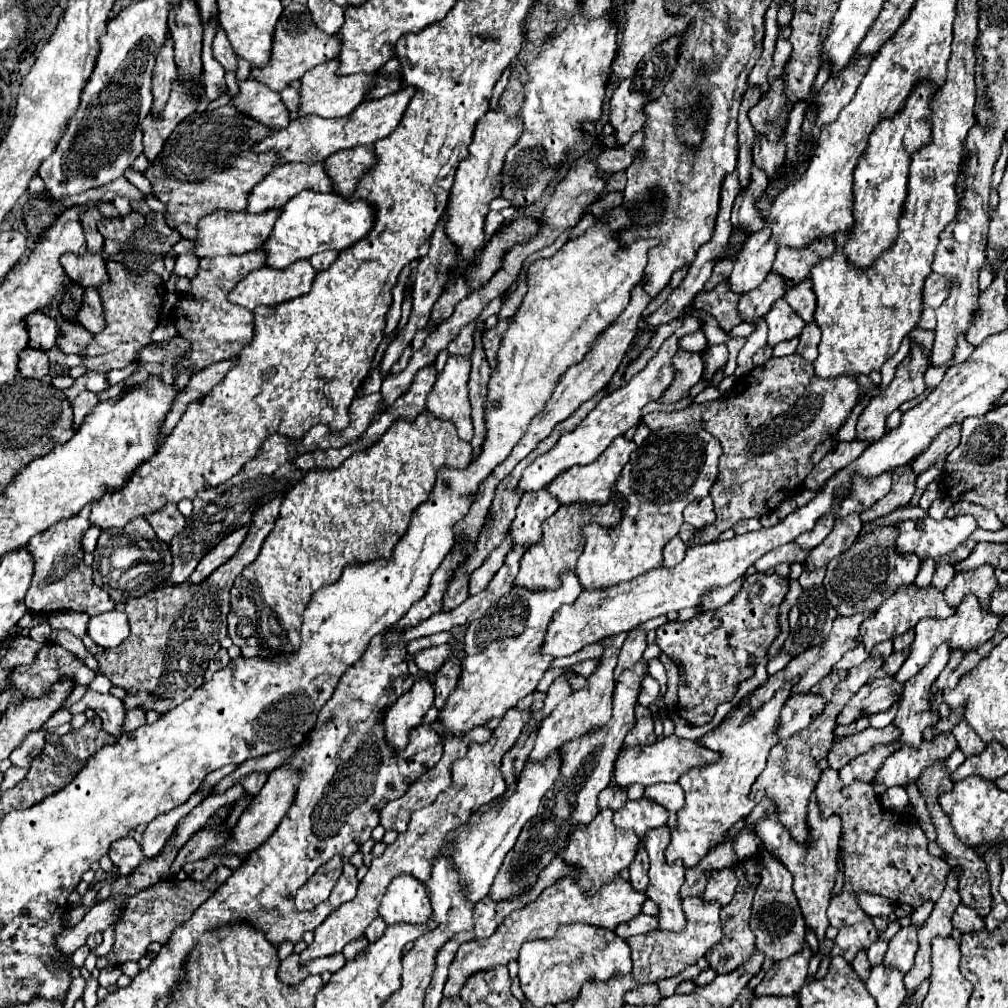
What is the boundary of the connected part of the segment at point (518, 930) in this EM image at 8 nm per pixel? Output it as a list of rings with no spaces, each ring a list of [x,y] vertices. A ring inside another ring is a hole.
[[[569,874],[567,878],[559,880],[557,884],[545,888],[535,902],[527,904],[521,910],[511,912],[511,916],[507,916],[507,920],[487,940],[471,940],[471,942],[461,944],[455,960],[451,962],[443,996],[447,996],[447,998],[459,996],[461,986],[465,984],[465,980],[471,974],[485,970],[485,968],[499,966],[499,964],[509,964],[511,960],[515,960],[523,940],[551,938],[559,924],[569,924],[569,922],[583,922],[583,924],[593,924],[593,926],[603,926],[603,928],[613,930],[619,924],[641,914],[645,900],[647,900],[647,894],[635,892],[635,888],[631,888],[631,884],[627,880],[623,880],[621,876],[615,876],[615,880],[611,880],[611,884],[607,884],[607,888],[599,888],[599,892],[595,892],[595,896],[587,896],[587,892],[583,892],[579,888],[579,884],[575,884],[575,874]]]

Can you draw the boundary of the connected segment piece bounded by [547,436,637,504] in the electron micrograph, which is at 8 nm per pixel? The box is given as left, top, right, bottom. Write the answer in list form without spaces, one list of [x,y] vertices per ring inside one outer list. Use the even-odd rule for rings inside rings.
[[[623,436],[615,438],[615,442],[607,448],[607,452],[603,452],[595,462],[587,464],[587,466],[575,466],[569,468],[567,472],[561,472],[547,488],[553,496],[557,496],[563,504],[571,504],[571,502],[583,502],[583,504],[603,504],[609,502],[609,496],[613,494],[613,482],[617,480],[617,476],[621,474],[623,466],[629,460],[629,454],[637,448],[637,444],[633,440],[627,440]]]

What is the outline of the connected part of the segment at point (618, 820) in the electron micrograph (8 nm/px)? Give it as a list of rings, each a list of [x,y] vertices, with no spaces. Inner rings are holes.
[[[647,798],[627,800],[625,806],[615,812],[613,822],[619,828],[635,830],[639,840],[643,842],[643,836],[649,828],[659,828],[667,824],[667,810],[661,804],[655,804]]]

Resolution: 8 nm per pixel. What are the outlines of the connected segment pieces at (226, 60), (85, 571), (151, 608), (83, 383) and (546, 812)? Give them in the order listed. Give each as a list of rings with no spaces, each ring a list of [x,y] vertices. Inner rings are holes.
[[[217,28],[217,34],[213,38],[213,56],[225,70],[231,70],[231,72],[237,70],[237,56],[235,56],[223,28]]]
[[[87,504],[87,508],[79,512],[79,516],[73,516],[71,520],[63,520],[47,528],[39,536],[33,536],[31,542],[27,544],[27,550],[35,560],[31,588],[27,590],[27,596],[25,596],[27,610],[49,614],[49,612],[71,608],[75,612],[85,612],[89,616],[95,616],[115,608],[115,602],[111,600],[111,596],[99,586],[95,586],[91,578],[91,568],[85,566],[83,562],[81,538],[89,528],[89,514],[91,514],[91,504]]]
[[[277,496],[253,514],[249,532],[239,546],[239,552],[235,552],[227,564],[219,566],[205,582],[197,586],[163,586],[147,592],[141,598],[131,598],[125,602],[131,636],[123,640],[119,648],[109,648],[95,656],[99,662],[99,670],[95,670],[95,674],[105,674],[109,676],[111,684],[127,690],[127,696],[123,698],[125,710],[155,710],[159,716],[163,716],[187,700],[199,688],[199,684],[203,684],[207,664],[219,652],[219,642],[227,636],[231,584],[235,576],[239,576],[239,572],[243,572],[243,568],[257,558],[265,536],[271,532],[275,518],[279,516],[281,500],[283,496]]]
[[[85,372],[81,378],[77,378],[75,382],[73,382],[73,386],[71,388],[67,388],[67,390],[63,390],[63,394],[69,398],[69,400],[73,400],[79,392],[83,392],[83,390],[91,390],[91,392],[103,392],[103,390],[107,390],[109,386],[107,386],[107,382],[105,382],[105,374],[99,374],[99,372]]]
[[[643,660],[627,668],[627,672],[623,672],[615,684],[611,720],[603,728],[599,728],[599,732],[591,732],[591,736],[579,736],[579,740],[571,740],[571,744],[563,744],[561,774],[555,780],[555,784],[549,788],[549,792],[543,796],[539,804],[539,814],[531,818],[529,824],[523,826],[523,832],[517,844],[505,856],[505,862],[499,874],[495,876],[495,882],[489,892],[493,900],[503,900],[509,896],[523,894],[525,886],[527,884],[531,886],[531,882],[537,880],[539,872],[553,860],[553,856],[567,846],[573,826],[579,822],[589,824],[595,818],[595,814],[599,812],[597,796],[603,788],[609,786],[613,766],[615,766],[615,756],[619,754],[627,732],[635,726],[637,694],[641,690],[641,682],[647,676],[647,672],[649,672],[649,666],[643,664]]]

